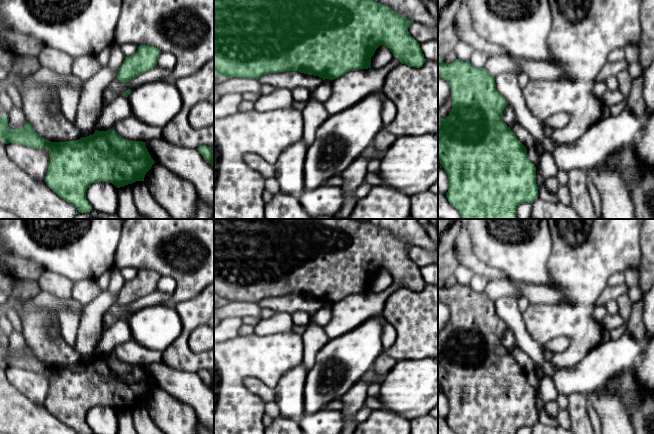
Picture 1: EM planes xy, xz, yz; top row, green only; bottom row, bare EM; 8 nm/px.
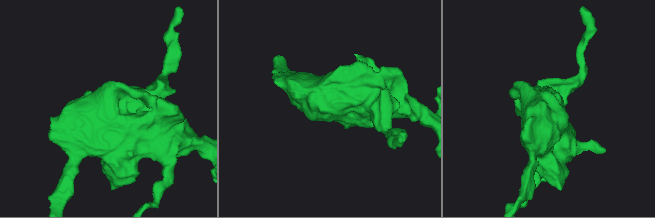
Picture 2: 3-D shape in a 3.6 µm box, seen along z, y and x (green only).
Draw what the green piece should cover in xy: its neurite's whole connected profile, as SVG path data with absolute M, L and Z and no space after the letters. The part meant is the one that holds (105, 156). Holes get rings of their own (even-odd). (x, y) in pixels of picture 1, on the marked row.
M0 116L0 139L5 143L18 143L33 148L49 150L49 167L45 182L57 195L74 205L79 213L87 213L92 206L87 200L86 192L94 182L109 182L117 188L144 181L146 173L155 161L151 158L146 142L122 138L112 128L98 131L75 141L51 142L39 136L29 122L22 129L10 129L7 116Z

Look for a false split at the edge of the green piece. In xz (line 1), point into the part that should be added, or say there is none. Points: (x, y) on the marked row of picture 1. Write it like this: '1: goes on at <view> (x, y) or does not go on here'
1: does not go on here

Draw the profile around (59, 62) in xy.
M45 46L38 59L41 67L48 68L56 74L63 76L72 74L74 58L63 51Z

